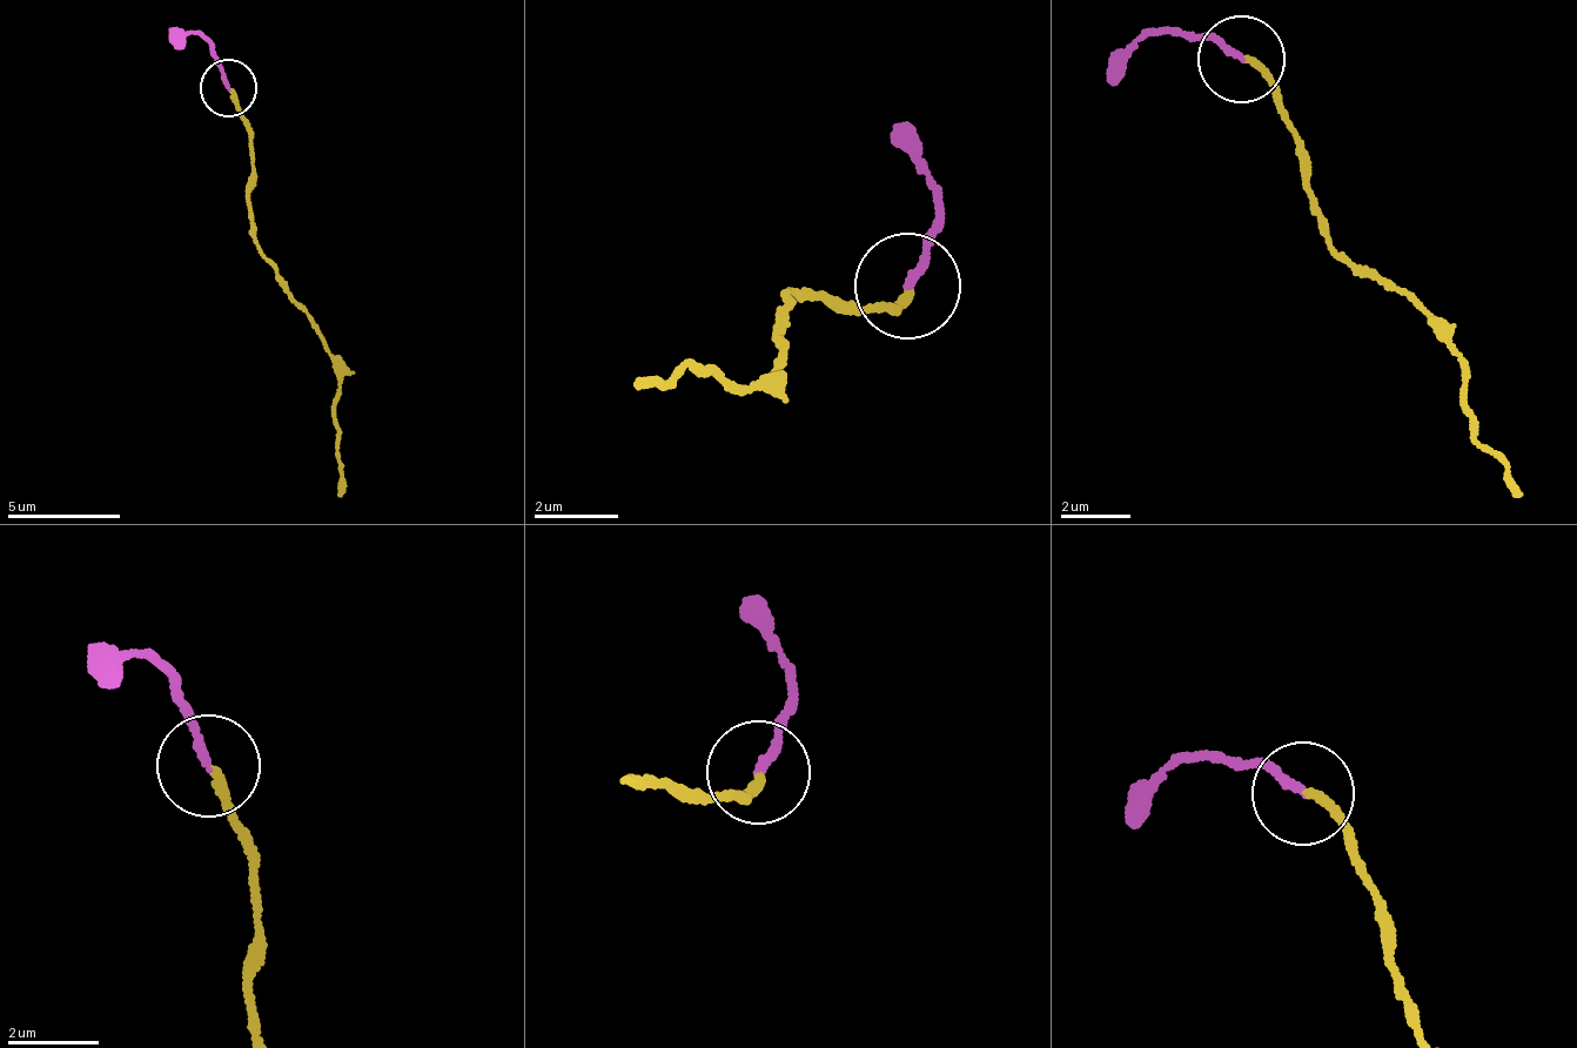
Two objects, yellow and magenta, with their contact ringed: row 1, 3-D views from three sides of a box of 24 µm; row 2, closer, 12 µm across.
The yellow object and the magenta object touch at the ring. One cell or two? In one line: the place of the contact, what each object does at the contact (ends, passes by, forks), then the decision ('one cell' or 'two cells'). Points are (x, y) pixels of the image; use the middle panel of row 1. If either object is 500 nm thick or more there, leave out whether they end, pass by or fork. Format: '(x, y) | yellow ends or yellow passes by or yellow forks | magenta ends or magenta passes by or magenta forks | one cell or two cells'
(907, 286) | yellow ends | magenta ends | two cells

